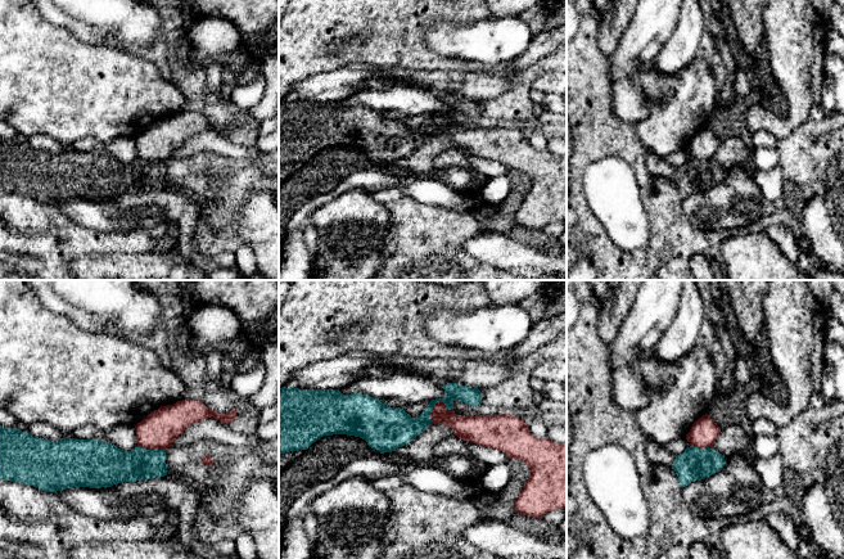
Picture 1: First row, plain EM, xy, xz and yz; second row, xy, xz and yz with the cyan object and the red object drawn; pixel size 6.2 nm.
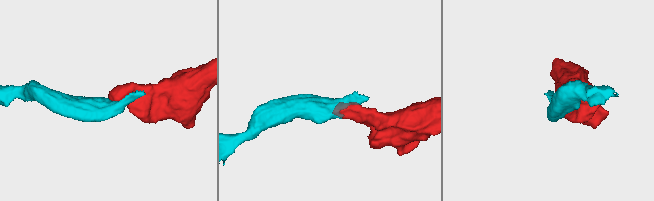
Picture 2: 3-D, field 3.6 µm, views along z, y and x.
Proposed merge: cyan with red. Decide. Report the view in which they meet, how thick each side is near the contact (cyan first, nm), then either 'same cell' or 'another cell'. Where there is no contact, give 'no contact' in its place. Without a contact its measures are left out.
meets cyan in xz; 180 nm thick on the cyan side, 150 nm on the other; another cell

